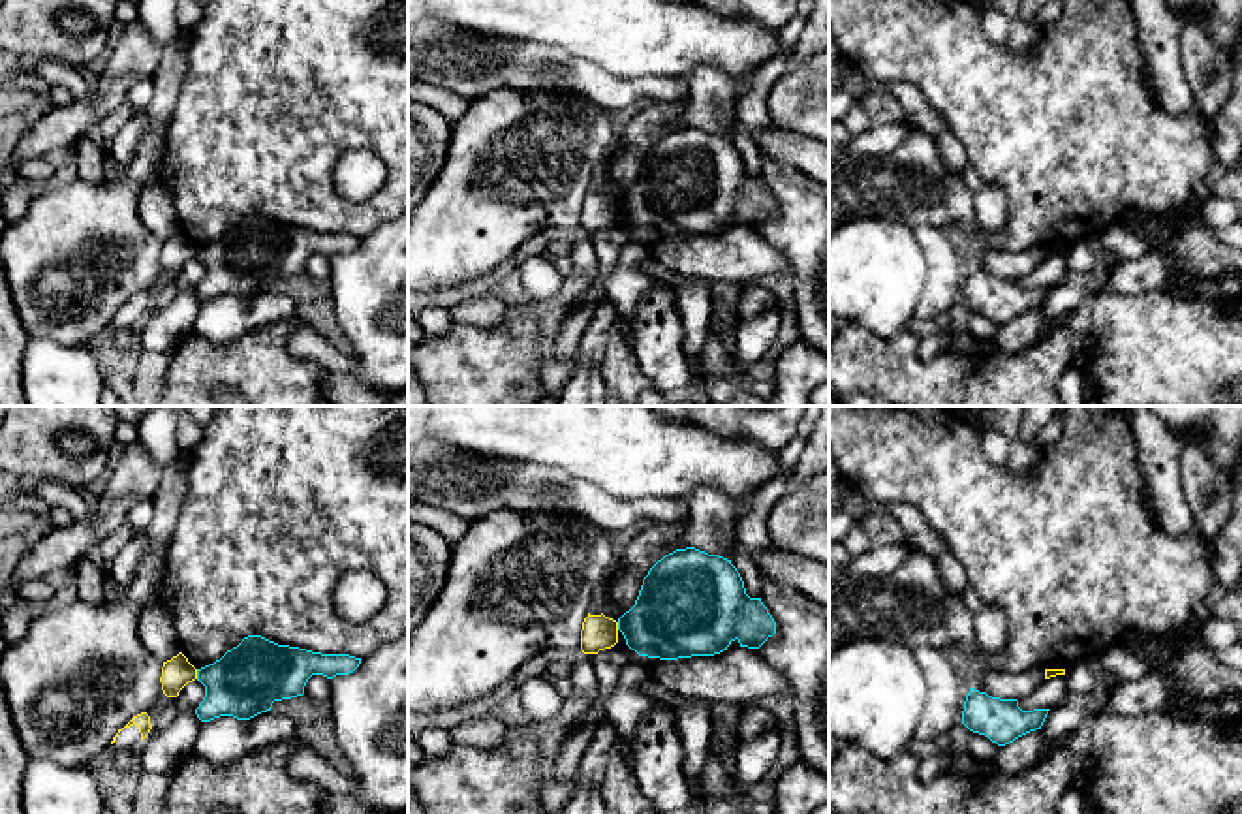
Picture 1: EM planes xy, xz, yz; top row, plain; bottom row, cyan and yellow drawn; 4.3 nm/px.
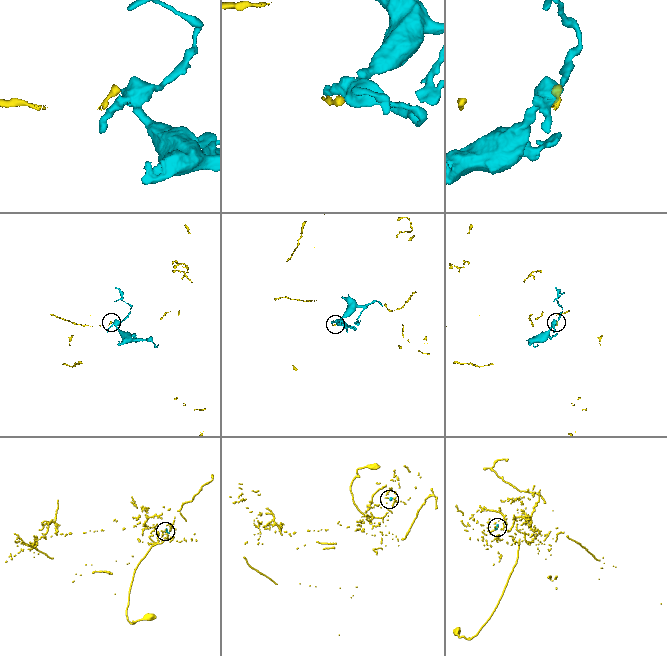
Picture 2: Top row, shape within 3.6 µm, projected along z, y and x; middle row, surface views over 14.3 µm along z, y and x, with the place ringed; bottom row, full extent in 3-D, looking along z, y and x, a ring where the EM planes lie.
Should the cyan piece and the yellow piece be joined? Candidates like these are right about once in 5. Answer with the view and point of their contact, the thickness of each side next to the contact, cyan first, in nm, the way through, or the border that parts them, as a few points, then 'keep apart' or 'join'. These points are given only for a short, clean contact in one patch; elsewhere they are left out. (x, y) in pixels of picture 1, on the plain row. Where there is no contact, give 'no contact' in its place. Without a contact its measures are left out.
contact xy (198, 252); calibres 300 and 130 nm; border xy (196, 249), (198, 256); keep apart

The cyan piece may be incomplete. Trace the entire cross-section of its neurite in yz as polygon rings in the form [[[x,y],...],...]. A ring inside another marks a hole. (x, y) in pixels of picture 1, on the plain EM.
[[[970,267],[962,303],[970,310],[988,316],[998,325],[1005,325],[1030,310],[1041,308],[1048,290],[1022,290],[1017,278],[1000,278]]]

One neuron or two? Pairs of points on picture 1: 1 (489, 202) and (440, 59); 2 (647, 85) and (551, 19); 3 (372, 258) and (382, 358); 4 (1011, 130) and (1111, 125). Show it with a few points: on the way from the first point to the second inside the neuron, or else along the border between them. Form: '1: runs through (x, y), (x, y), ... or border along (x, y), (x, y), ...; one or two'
1: border along (515, 89), (495, 89), (472, 100); two
2: border along (596, 62), (620, 78), (683, 78); two
3: runs through (372, 282), (372, 314), (369, 318), (376, 333); one
4: runs through (1036, 128), (1086, 125); one

